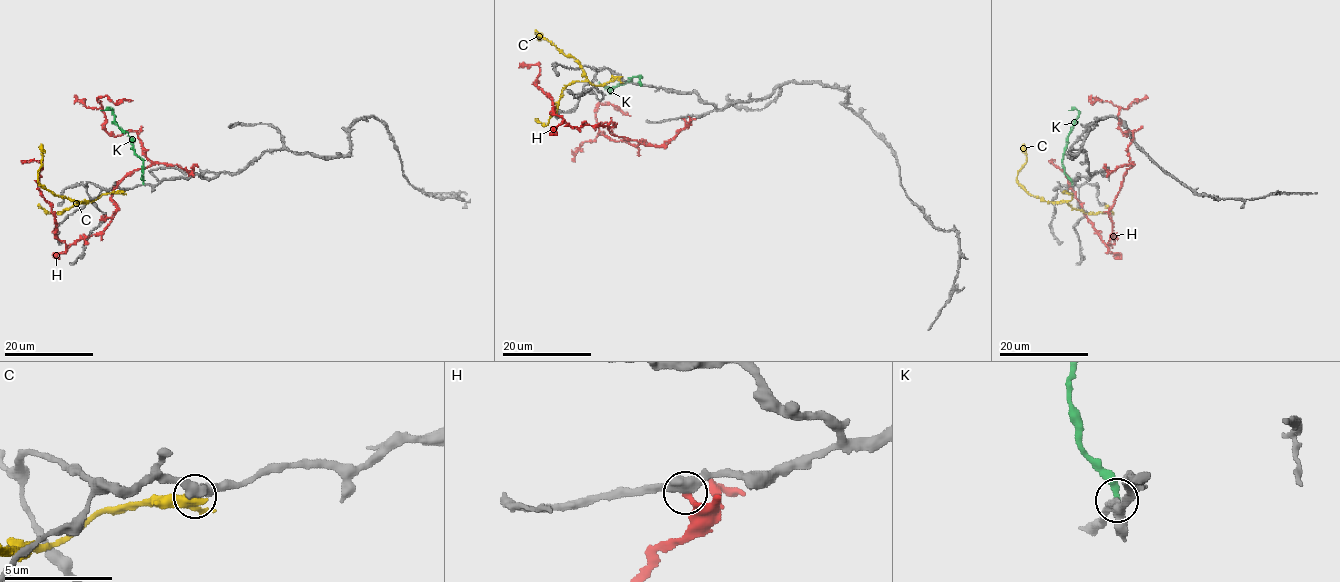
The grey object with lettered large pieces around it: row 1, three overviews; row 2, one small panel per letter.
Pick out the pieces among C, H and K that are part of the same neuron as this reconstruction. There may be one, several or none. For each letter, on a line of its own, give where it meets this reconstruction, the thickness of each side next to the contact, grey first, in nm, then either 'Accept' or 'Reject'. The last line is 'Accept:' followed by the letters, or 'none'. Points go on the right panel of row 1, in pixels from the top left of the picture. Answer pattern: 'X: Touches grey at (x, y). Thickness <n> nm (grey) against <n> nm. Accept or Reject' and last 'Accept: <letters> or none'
C: Touches grey at (1063, 191). Thickness 480 nm (grey) against 460 nm. Reject
H: Touches grey at (1106, 170). Thickness 500 nm (grey) against 380 nm. Reject
K: Touches grey at (1072, 184). Thickness 320 nm (grey) against 320 nm. Reject
Accept: none

